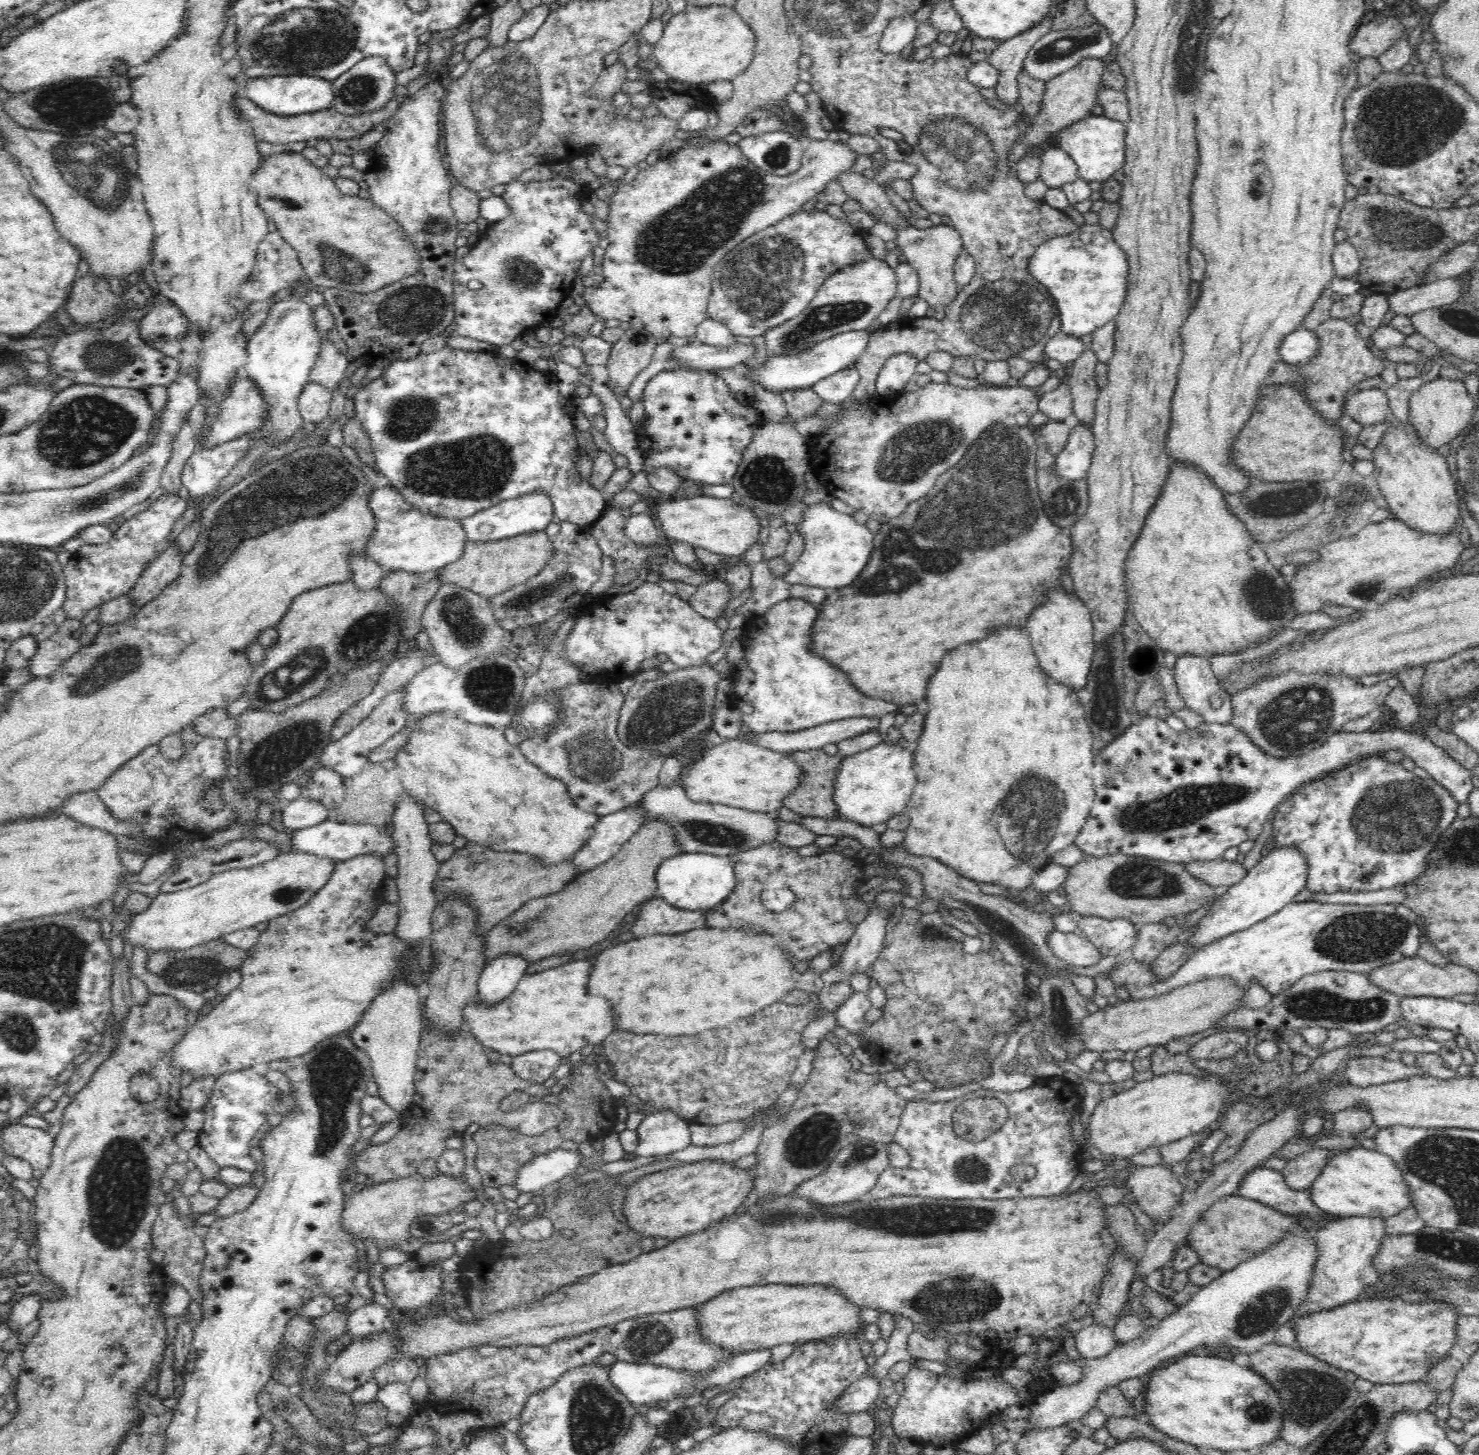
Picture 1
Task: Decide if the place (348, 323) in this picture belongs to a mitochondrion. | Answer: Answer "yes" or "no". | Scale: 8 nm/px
no

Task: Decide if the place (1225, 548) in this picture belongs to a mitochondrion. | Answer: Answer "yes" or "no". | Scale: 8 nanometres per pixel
no

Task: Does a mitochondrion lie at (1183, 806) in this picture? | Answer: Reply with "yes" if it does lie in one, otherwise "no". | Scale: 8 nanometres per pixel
yes

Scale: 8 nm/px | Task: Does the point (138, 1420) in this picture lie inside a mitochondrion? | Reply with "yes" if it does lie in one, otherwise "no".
no

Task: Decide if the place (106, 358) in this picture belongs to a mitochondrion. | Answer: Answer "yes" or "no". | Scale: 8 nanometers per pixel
yes

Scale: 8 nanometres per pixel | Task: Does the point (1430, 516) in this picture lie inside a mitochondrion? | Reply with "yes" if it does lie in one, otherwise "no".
no

